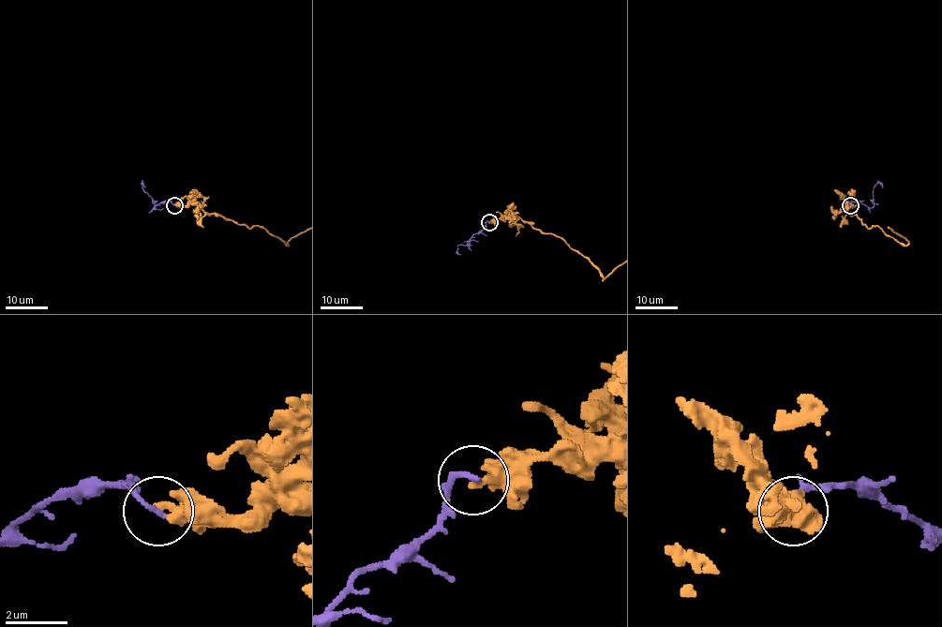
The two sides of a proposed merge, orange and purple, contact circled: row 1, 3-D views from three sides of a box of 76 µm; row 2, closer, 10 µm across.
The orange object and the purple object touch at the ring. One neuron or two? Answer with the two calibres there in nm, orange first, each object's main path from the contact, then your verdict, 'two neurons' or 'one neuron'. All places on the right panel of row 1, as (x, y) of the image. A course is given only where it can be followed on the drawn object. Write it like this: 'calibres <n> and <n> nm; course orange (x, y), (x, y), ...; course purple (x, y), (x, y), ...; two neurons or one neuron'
calibres 440 and 170 nm; course purple (850, 204), (851, 201), (859, 201), (872, 208), (874, 186), (880, 184), (883, 187); two neurons

